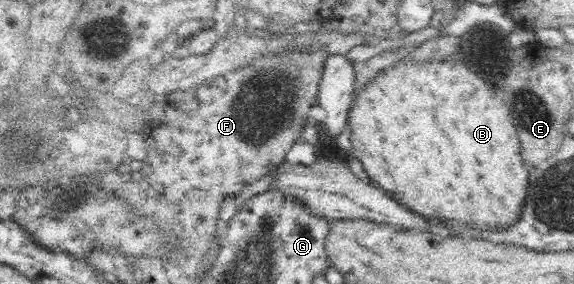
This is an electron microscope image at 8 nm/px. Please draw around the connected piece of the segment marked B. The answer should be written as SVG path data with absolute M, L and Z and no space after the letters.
M401 59L394 66L388 67L364 89L355 93L352 105L350 107L348 123L352 129L352 145L354 145L354 153L356 157L364 163L364 169L368 171L368 175L372 177L372 181L378 181L380 187L384 187L386 191L390 191L394 195L396 201L400 201L400 205L408 207L410 211L414 211L416 215L426 217L428 223L438 223L438 227L446 229L450 235L480 235L484 231L498 231L498 229L508 229L512 223L516 223L520 219L522 207L524 207L524 199L526 199L526 191L528 191L528 171L524 167L522 157L518 155L518 133L514 129L512 117L508 107L494 97L494 91L490 87L486 87L486 83L474 75L462 61L448 61L448 63L432 63L430 65L404 65Z

